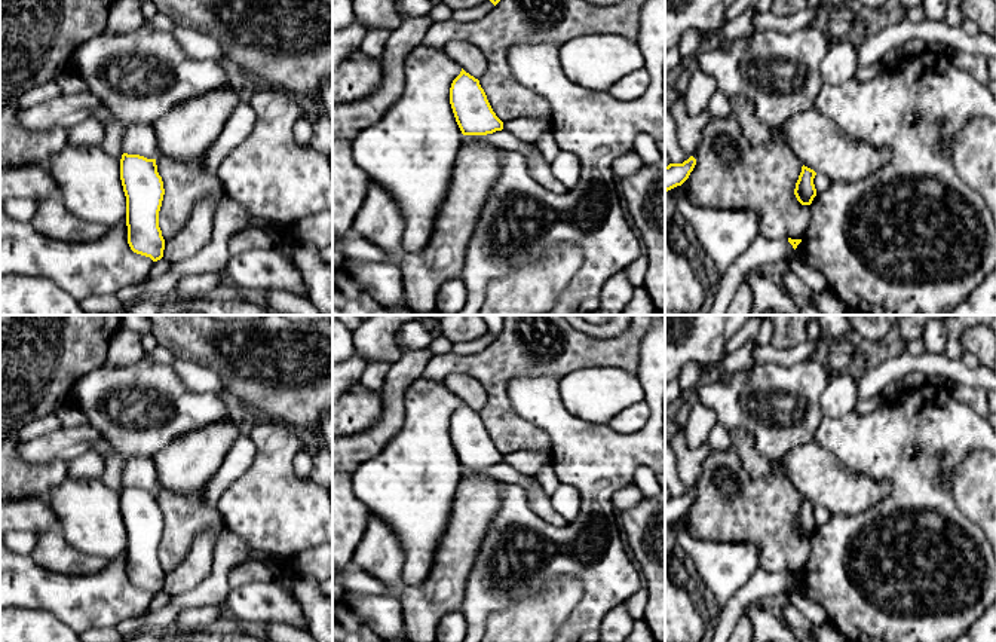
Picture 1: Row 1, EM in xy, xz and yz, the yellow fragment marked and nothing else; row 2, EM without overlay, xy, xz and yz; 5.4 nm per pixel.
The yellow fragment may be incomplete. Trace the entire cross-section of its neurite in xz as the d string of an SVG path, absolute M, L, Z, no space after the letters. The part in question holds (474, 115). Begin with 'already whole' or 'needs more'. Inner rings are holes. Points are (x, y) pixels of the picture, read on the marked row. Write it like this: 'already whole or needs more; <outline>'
already whole; M463 68L451 83L450 104L463 135L487 135L503 129L479 80Z

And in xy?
already whole; M123 153L120 180L126 196L128 244L134 253L157 262L165 250L159 227L165 189L156 159Z

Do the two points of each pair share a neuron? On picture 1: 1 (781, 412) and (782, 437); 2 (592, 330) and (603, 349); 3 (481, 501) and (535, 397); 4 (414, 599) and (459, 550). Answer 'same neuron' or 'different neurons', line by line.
1: same neuron
2: different neurons
3: different neurons
4: same neuron

